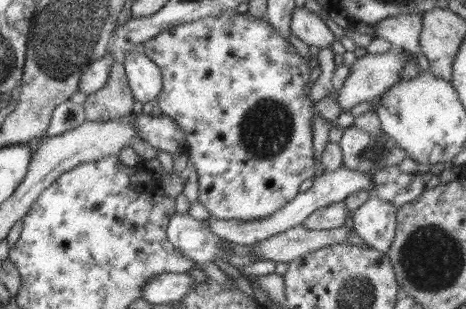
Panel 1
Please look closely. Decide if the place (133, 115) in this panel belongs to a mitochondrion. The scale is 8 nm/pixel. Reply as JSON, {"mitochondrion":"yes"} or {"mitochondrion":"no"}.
{"mitochondrion":"no"}

